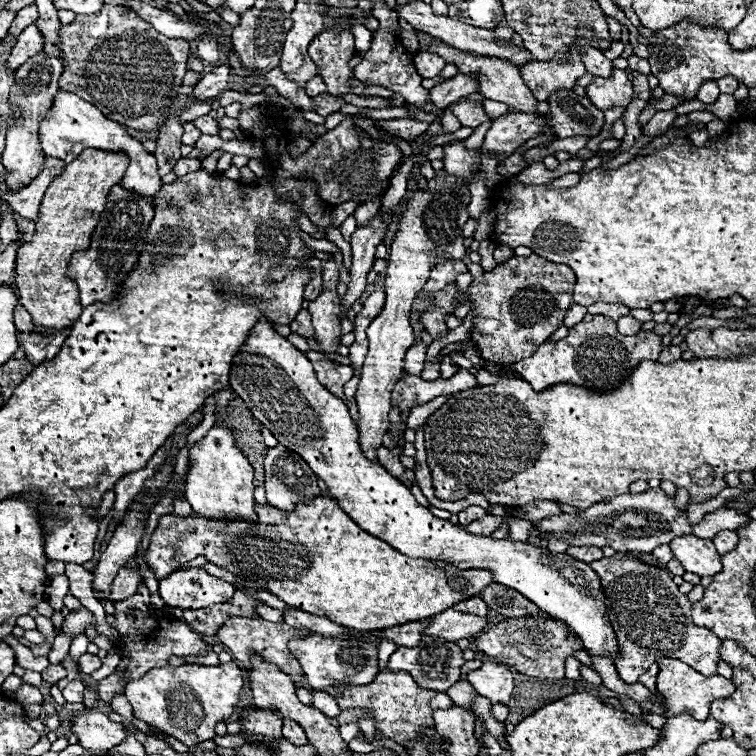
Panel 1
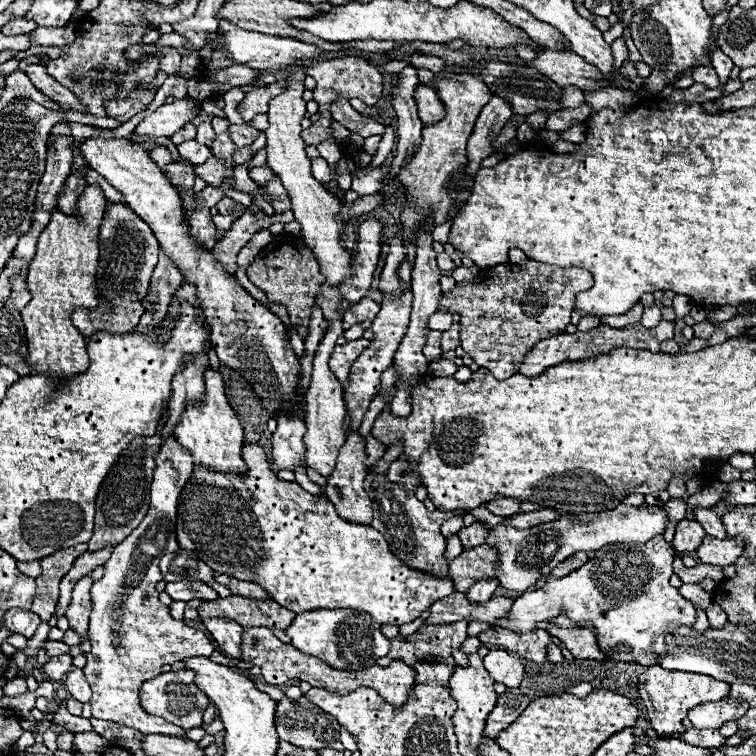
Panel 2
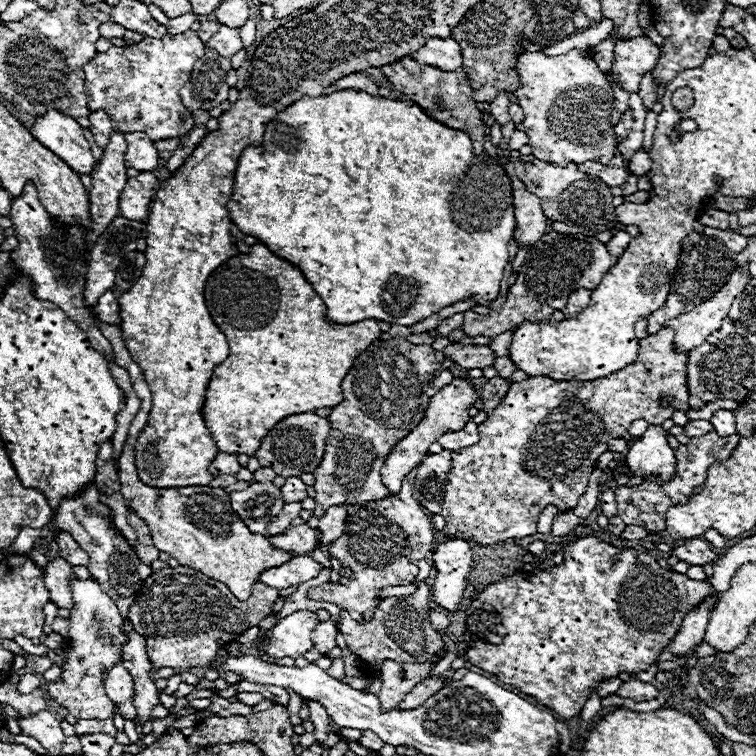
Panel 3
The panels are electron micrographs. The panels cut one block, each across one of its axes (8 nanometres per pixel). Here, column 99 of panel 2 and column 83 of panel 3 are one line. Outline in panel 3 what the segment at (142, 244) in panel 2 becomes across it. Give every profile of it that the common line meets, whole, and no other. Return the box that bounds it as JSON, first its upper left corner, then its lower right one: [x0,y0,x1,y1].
[10,184,140,462]

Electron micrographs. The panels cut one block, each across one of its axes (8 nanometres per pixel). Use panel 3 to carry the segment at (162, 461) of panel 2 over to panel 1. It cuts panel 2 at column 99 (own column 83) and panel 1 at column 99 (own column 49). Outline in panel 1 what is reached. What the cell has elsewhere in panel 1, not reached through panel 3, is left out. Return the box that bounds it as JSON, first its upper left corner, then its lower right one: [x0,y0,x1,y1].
[98,672,126,702]

